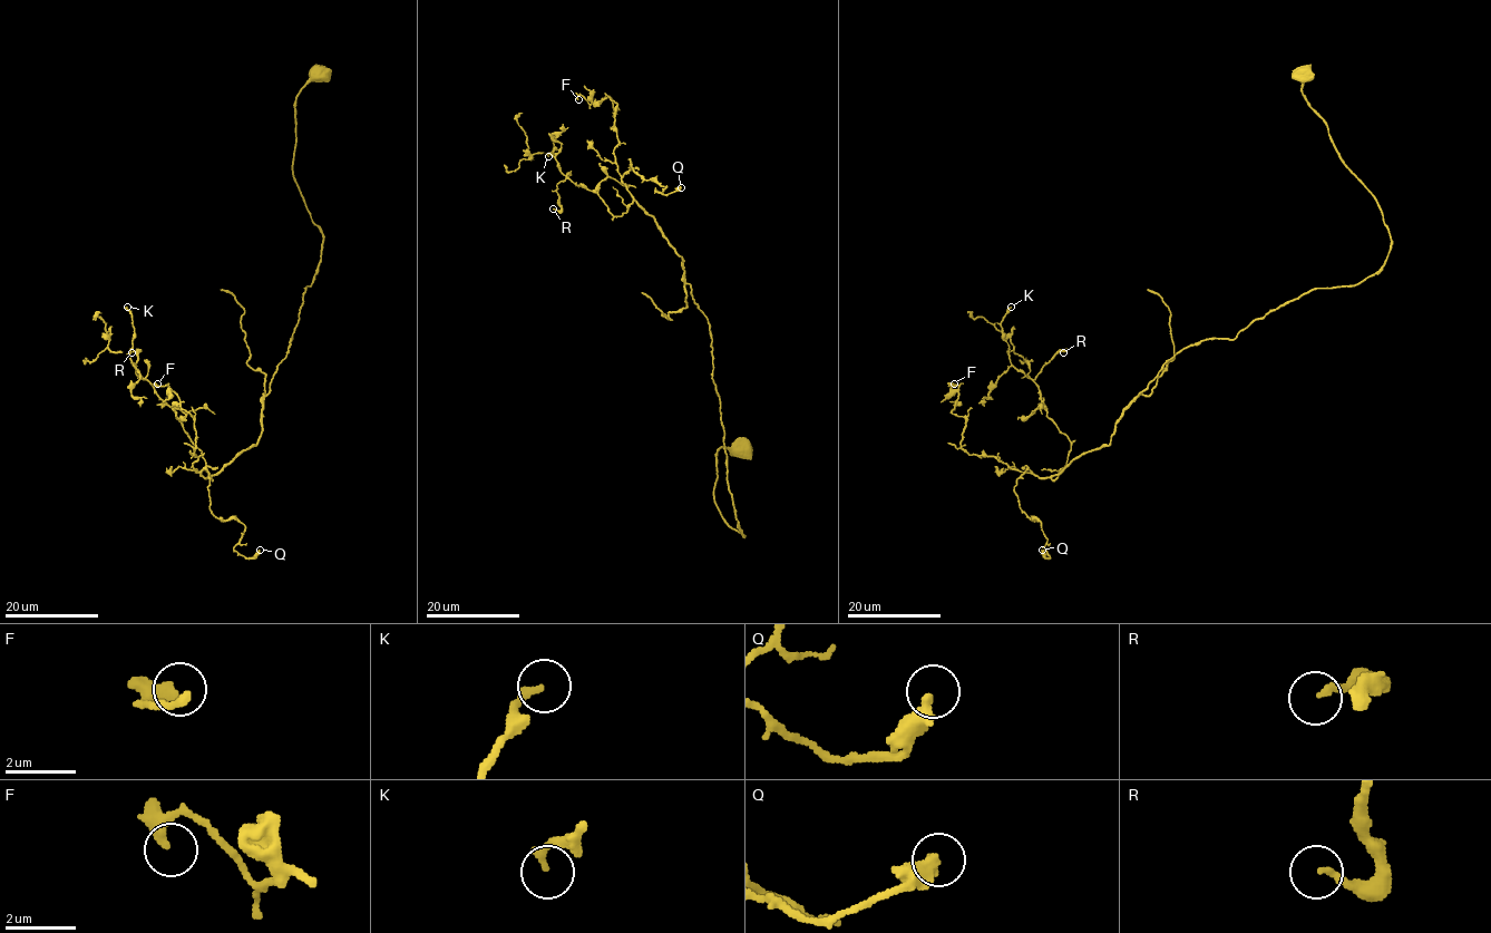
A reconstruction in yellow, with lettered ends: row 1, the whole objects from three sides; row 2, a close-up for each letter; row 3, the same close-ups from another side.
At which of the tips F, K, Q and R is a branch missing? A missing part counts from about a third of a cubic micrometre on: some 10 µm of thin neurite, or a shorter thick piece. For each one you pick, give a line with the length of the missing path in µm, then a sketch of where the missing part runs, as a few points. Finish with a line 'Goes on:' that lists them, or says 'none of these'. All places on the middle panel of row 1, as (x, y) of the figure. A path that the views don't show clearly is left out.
Goes on: none of these

